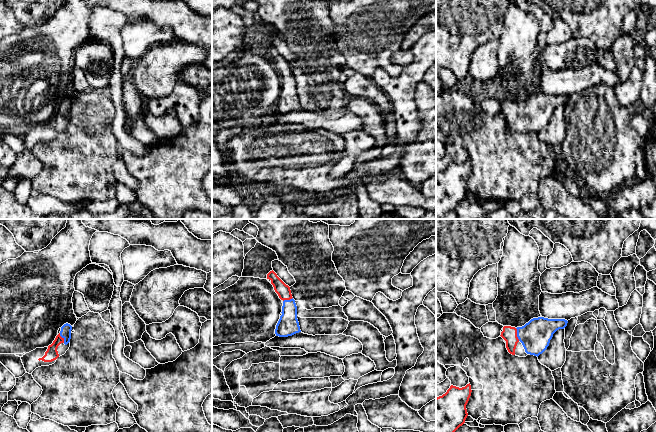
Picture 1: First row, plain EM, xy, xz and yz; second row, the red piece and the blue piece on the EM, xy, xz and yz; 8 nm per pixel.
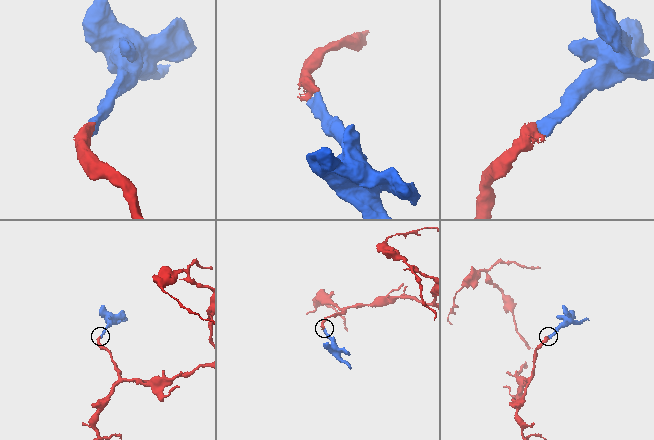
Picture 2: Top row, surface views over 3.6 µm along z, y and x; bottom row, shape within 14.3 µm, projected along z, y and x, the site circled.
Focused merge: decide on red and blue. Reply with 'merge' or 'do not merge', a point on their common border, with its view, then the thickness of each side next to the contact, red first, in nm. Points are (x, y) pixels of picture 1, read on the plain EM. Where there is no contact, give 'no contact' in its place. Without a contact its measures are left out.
merge | yz (516, 110) | 120/240 nm

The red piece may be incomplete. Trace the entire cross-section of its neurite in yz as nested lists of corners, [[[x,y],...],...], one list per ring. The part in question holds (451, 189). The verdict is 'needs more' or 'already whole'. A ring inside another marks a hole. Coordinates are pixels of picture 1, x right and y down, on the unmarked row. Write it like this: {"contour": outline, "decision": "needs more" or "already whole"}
{"contour": [[[470,159],[462,164],[451,161],[445,170],[436,174],[436,218],[455,209],[465,199],[471,168]]], "decision": "already whole"}

